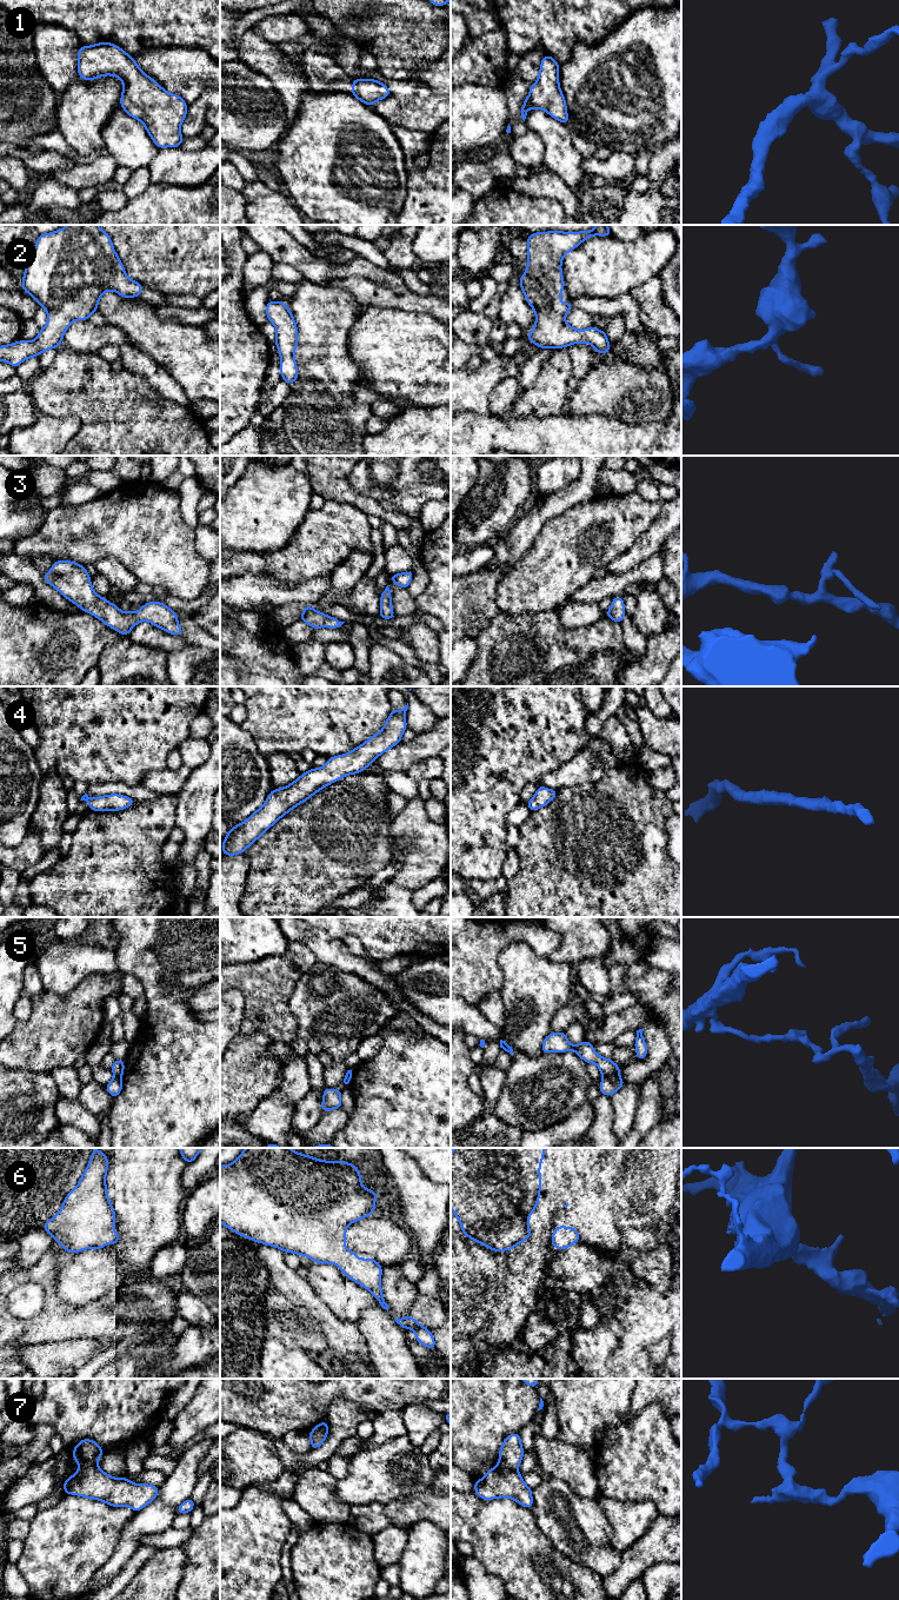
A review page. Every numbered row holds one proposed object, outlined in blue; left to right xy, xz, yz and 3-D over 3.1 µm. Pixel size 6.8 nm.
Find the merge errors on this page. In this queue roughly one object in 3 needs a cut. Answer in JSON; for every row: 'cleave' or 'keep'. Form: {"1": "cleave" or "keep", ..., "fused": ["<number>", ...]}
{"1": "keep", "2": "keep", "3": "keep", "4": "keep", "5": "cleave", "6": "keep", "7": "cleave", "fused": ["5", "7"]}

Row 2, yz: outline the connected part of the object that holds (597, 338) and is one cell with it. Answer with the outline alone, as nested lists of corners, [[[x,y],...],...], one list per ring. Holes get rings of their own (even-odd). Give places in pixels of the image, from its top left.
[[[595,225],[592,231],[550,231],[527,235],[527,270],[519,284],[526,301],[535,312],[535,325],[527,339],[540,348],[587,343],[598,353],[611,351],[605,331],[593,326],[582,331],[573,328],[565,321],[573,307],[572,301],[561,305],[561,290],[565,288],[562,258],[593,235],[607,237],[612,233],[607,225]]]

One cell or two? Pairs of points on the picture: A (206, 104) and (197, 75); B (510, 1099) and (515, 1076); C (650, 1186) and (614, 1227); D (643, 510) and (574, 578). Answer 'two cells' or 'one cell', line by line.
A: two cells
B: one cell
C: two cells
D: one cell

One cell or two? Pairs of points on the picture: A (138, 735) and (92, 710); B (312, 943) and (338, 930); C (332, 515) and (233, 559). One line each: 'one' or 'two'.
A: one
B: two
C: one

